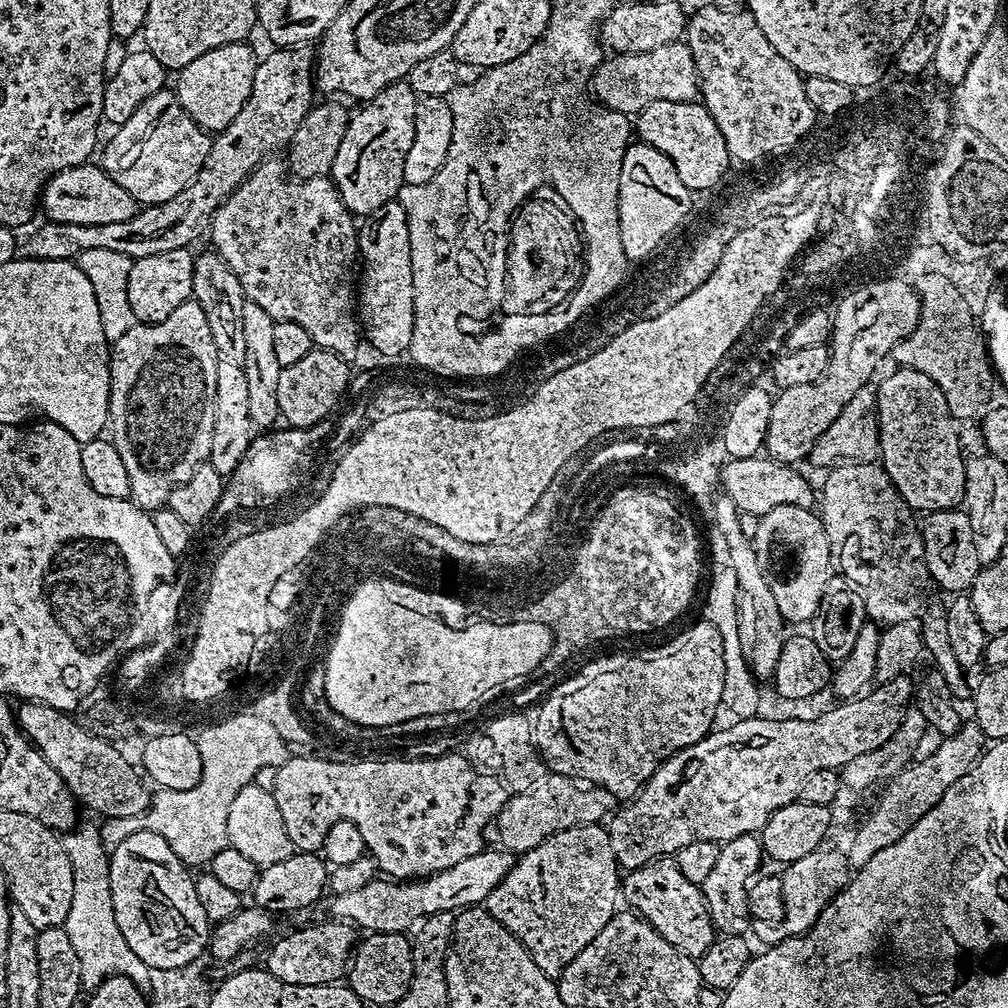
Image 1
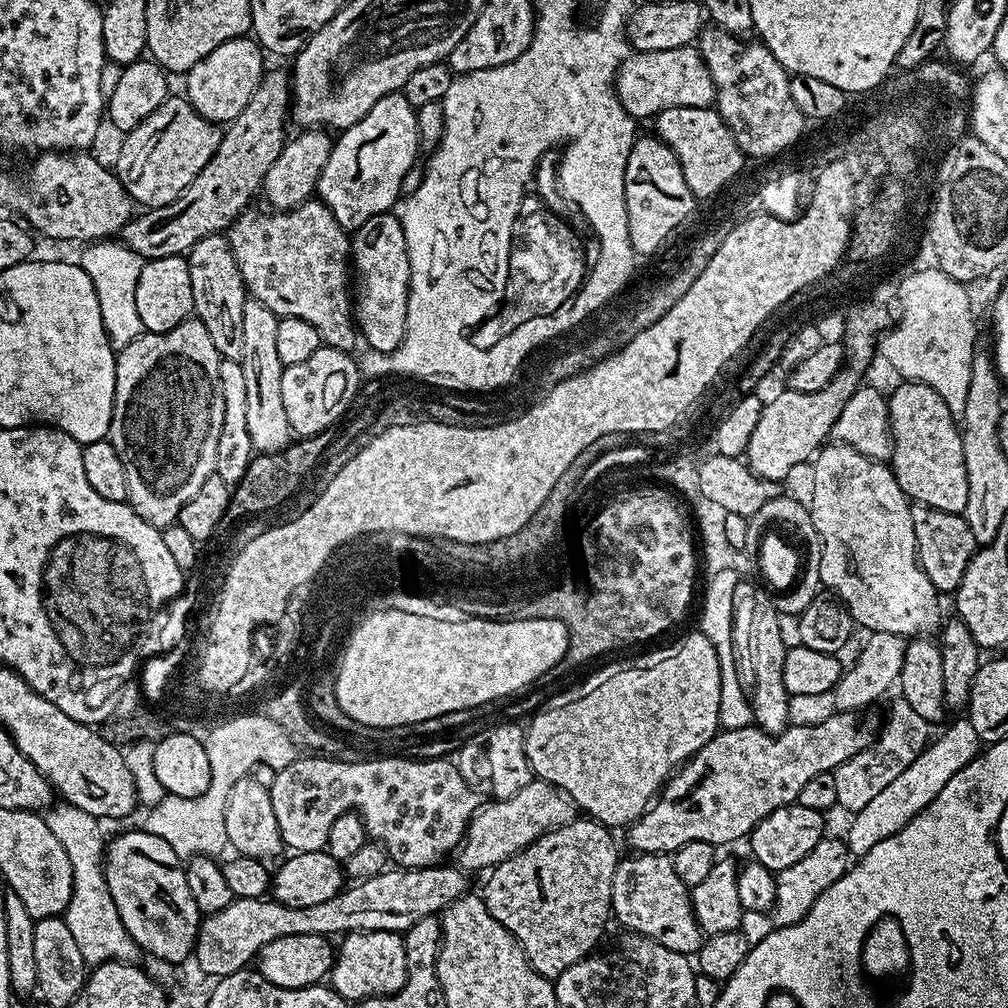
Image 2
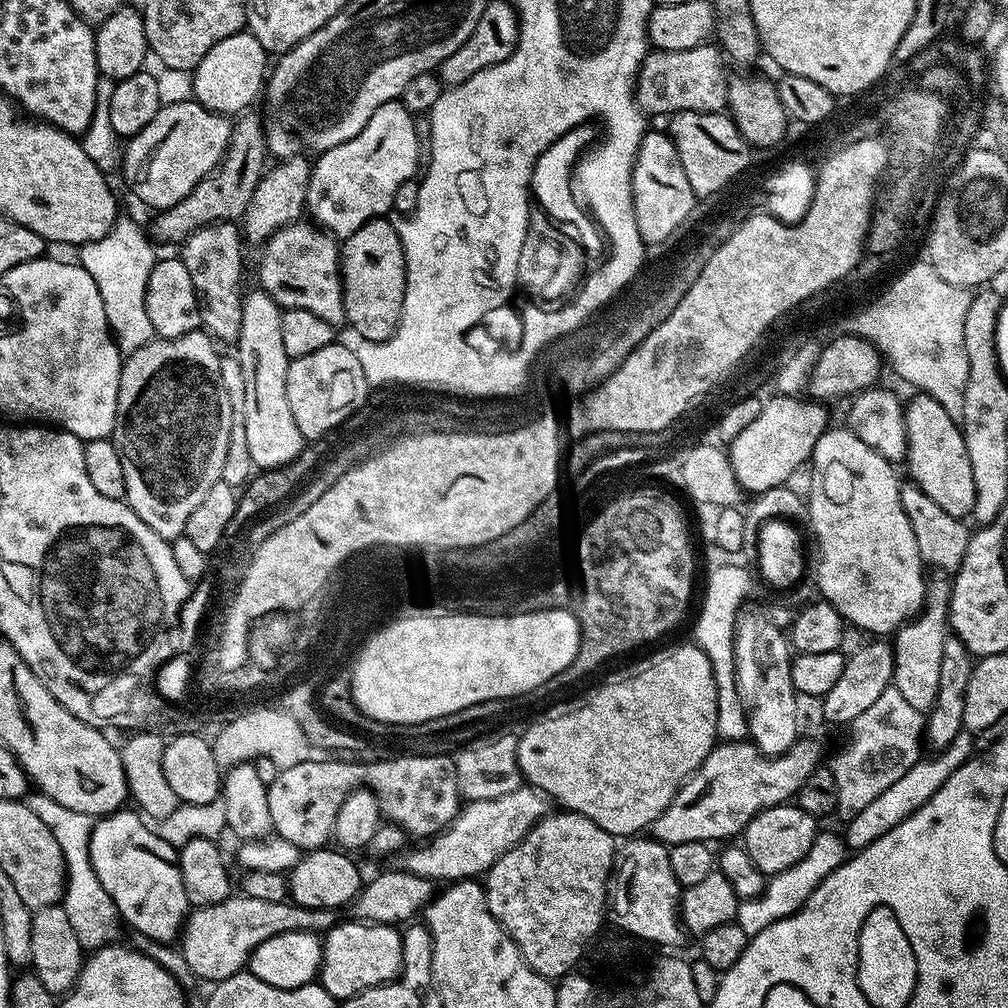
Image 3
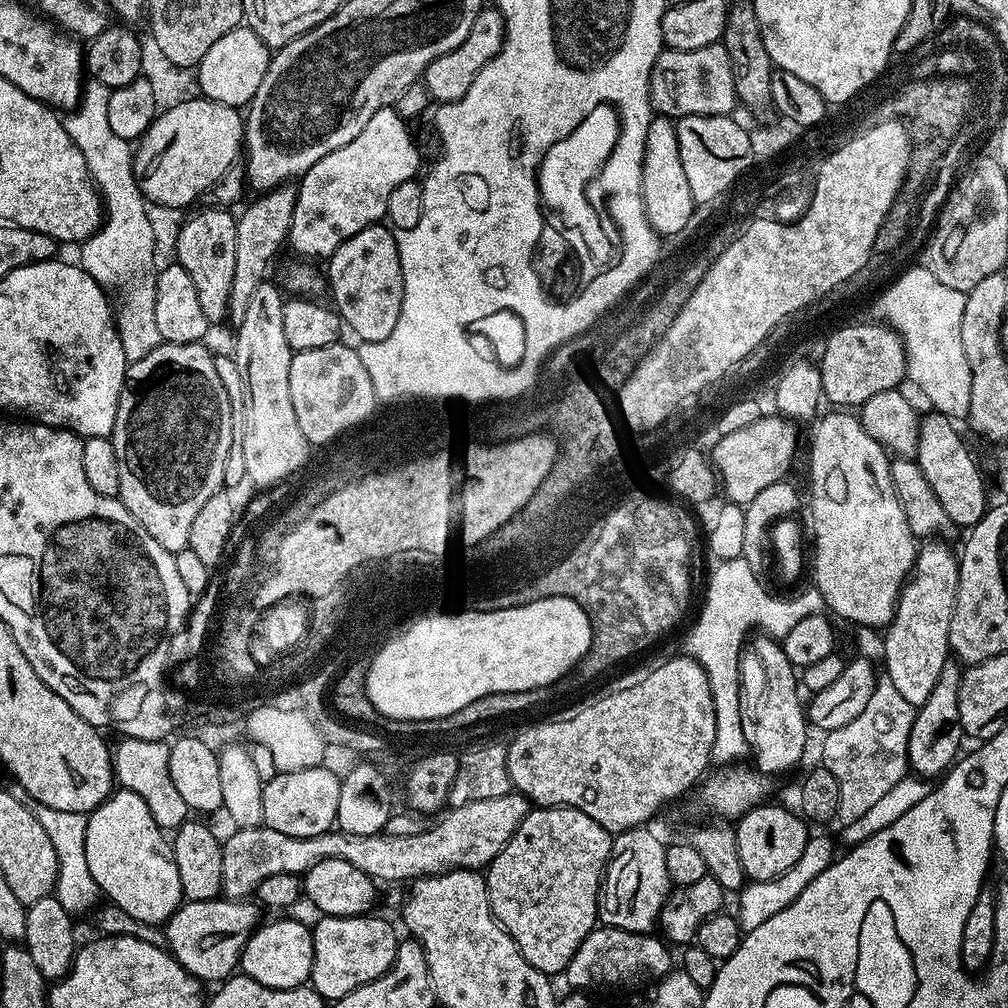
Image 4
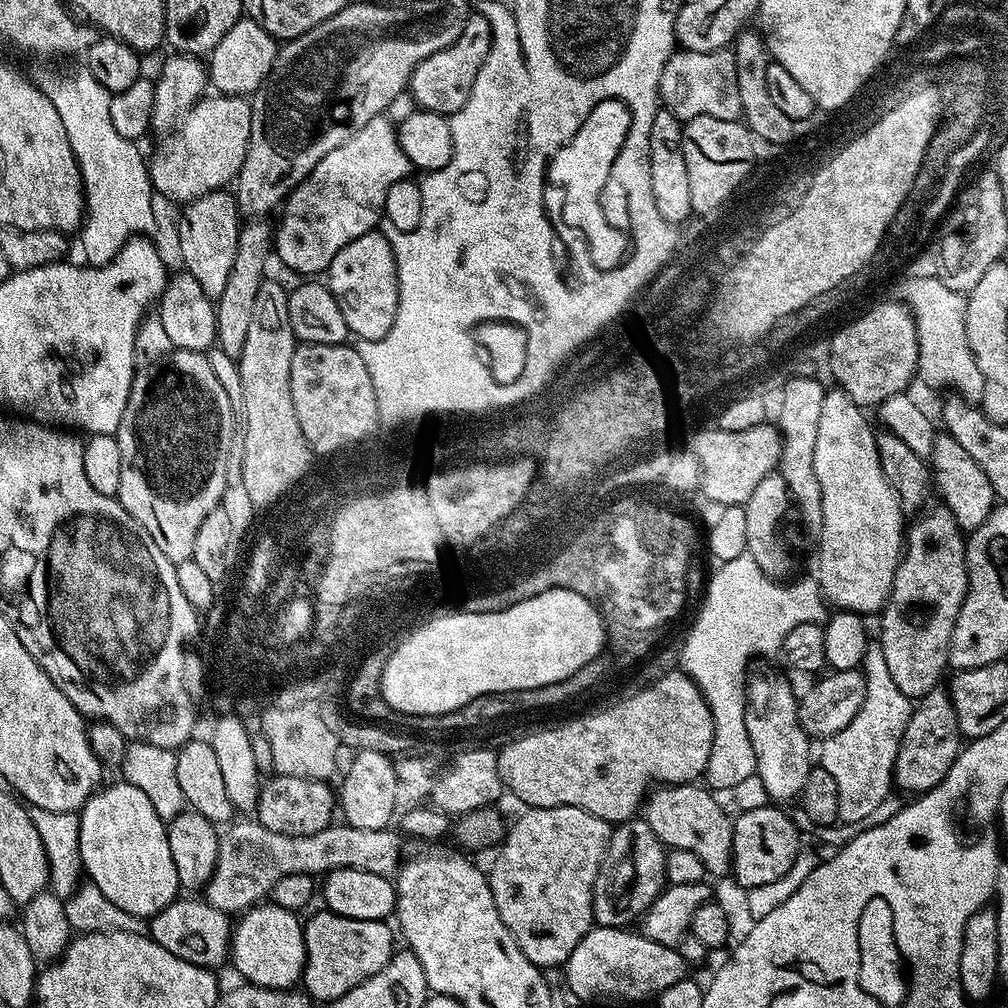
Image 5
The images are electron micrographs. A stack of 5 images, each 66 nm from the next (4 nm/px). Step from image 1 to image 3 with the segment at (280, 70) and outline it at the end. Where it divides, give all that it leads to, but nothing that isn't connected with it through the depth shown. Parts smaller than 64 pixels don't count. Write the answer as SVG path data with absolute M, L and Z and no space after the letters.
M252 114L241 115L233 123L232 141L229 142L227 153L220 161L220 165L206 178L202 178L198 186L194 186L194 190L190 190L190 194L182 198L182 202L157 211L153 215L156 217L152 220L150 232L157 241L160 239L168 244L179 245L187 236L194 234L194 230L202 226L236 222L243 217L246 206L250 206L250 198L266 171L264 122L259 115L248 115Z

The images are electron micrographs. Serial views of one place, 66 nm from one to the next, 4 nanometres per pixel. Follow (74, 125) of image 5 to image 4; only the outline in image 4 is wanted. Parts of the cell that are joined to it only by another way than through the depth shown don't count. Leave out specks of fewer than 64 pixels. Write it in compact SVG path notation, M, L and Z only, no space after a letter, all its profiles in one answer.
M85 83L80 102L71 109L69 116L72 117L64 120L64 128L70 134L74 146L82 150L82 158L86 158L92 182L102 197L103 220L100 229L79 245L78 264L101 288L120 295L120 305L115 305L114 312L117 317L124 316L120 341L122 352L131 362L140 344L152 332L152 328L144 328L144 304L154 304L156 297L156 228L148 217L149 205L140 195L140 188L134 178L133 145L118 138L118 134L114 134L114 129L110 127L106 115L109 91L101 84Z

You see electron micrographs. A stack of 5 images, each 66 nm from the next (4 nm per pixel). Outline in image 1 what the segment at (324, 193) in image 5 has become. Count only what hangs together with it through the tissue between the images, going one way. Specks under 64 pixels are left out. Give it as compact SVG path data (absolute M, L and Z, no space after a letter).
M407 79L397 80L395 84L386 86L372 100L357 107L360 108L357 112L351 113L342 146L338 146L338 154L334 158L330 179L353 217L363 218L383 204L393 203L400 189L404 187L402 168L414 137L414 108L417 99L414 90L410 90Z

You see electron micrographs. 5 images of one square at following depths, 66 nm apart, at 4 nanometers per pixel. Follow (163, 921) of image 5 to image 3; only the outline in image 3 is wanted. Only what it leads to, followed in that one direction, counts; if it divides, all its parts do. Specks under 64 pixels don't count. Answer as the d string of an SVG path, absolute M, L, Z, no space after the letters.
M233 894L226 898L226 902L218 902L214 906L192 908L188 919L184 921L182 935L179 937L180 952L184 955L184 964L196 976L204 980L219 982L230 978L234 973L241 971L247 965L248 957L266 938L274 934L287 932L315 932L323 934L338 922L338 912L334 908L303 908L288 900L282 902L265 902L259 898L250 898L243 894Z

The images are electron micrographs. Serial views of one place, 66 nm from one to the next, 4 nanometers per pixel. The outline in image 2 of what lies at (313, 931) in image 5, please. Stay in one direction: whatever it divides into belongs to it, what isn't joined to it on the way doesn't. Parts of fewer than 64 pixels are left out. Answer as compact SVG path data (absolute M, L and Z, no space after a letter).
M349 932L334 952L330 987L343 1000L359 1002L371 996L393 996L408 977L406 946L399 932Z

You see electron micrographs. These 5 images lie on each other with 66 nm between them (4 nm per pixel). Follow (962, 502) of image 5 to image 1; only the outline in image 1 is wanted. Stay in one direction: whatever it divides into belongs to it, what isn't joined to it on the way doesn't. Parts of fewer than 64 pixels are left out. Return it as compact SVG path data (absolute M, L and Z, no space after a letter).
M897 367L880 385L875 385L876 422L878 425L878 452L884 461L882 467L896 487L900 499L909 509L917 508L920 514L941 512L956 508L964 498L965 453L960 453L960 436L956 433L957 421L946 406L942 390L926 374L913 368Z

